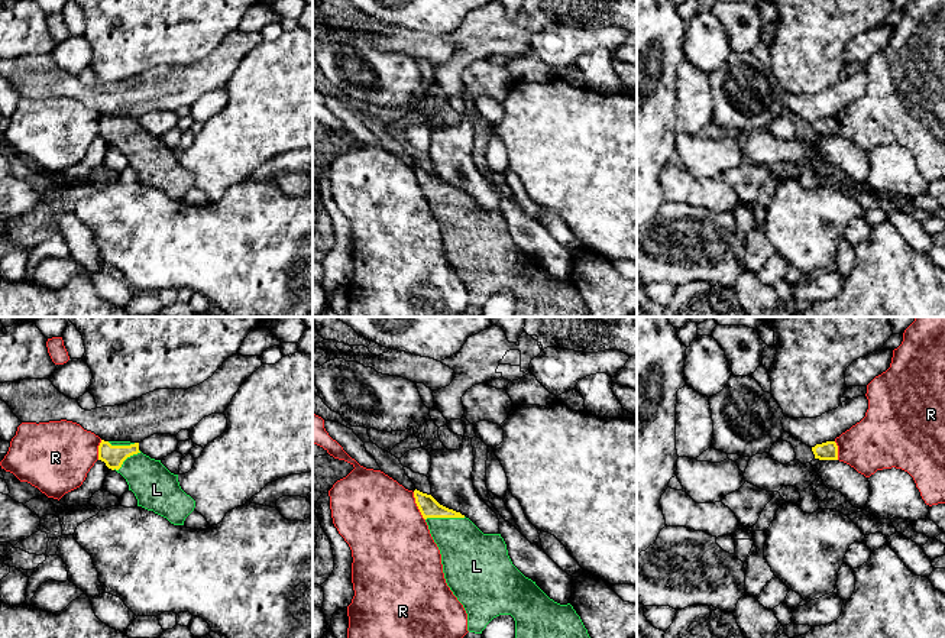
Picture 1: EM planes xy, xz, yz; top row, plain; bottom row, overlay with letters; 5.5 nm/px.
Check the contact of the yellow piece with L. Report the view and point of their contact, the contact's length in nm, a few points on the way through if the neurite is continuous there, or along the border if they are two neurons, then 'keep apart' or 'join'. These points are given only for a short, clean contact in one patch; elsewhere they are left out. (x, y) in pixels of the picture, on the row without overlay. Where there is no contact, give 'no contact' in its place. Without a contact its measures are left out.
meets yellow in xz at (445, 193); contact 220 nm long; runs through xz (429, 183), (445, 193), (445, 200), (468, 230); join

